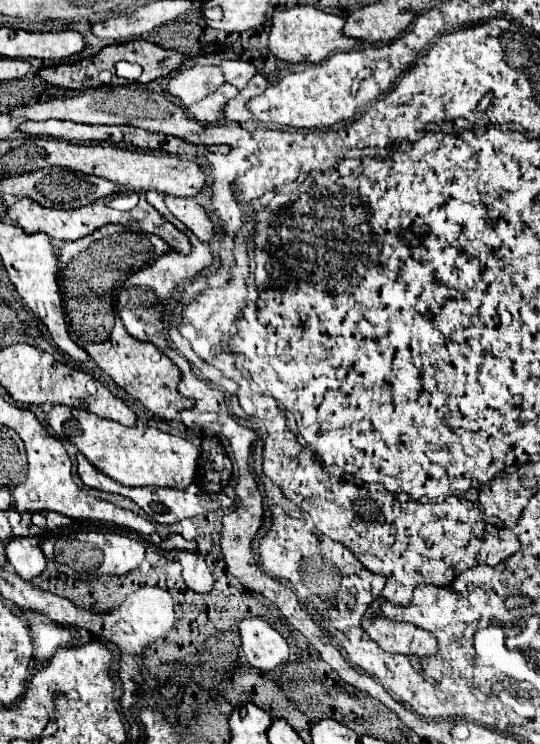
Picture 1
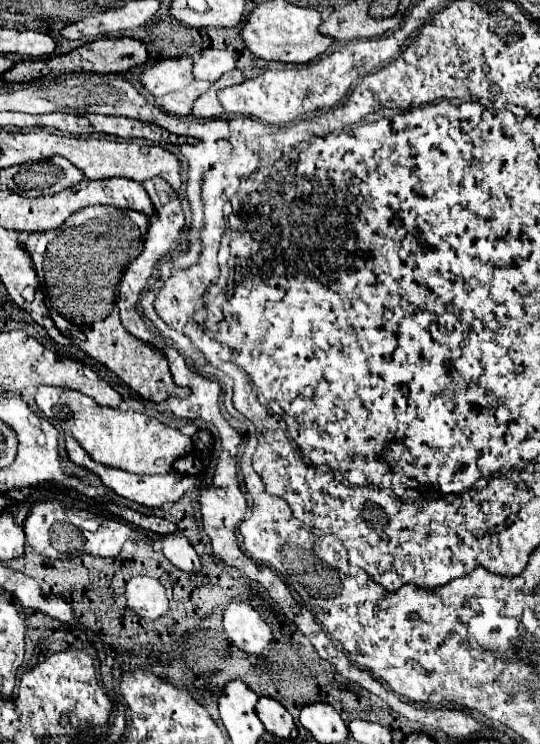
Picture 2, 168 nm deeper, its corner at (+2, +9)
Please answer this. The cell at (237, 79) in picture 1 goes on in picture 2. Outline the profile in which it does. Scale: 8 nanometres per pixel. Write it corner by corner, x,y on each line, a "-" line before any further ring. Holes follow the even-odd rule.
205,49
193,61
195,61
193,77
211,83
235,67
235,57
229,51
217,51
217,49

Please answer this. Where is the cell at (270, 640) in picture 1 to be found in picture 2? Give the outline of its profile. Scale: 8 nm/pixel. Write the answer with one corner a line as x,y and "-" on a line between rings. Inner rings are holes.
233,601
223,611
223,629
227,637
245,653
259,655
273,639
269,625
247,603

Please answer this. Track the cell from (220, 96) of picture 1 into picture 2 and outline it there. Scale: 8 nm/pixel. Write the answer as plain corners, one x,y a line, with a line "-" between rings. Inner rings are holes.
193,81
191,85
187,85
187,89
181,89
181,91
175,91
175,93
167,93
163,97
157,97
155,105
159,109
163,109
165,113
171,113
171,115
179,115
179,117
191,115
191,107
193,107
195,99
199,95
203,95
209,85
211,83
207,83
207,81

